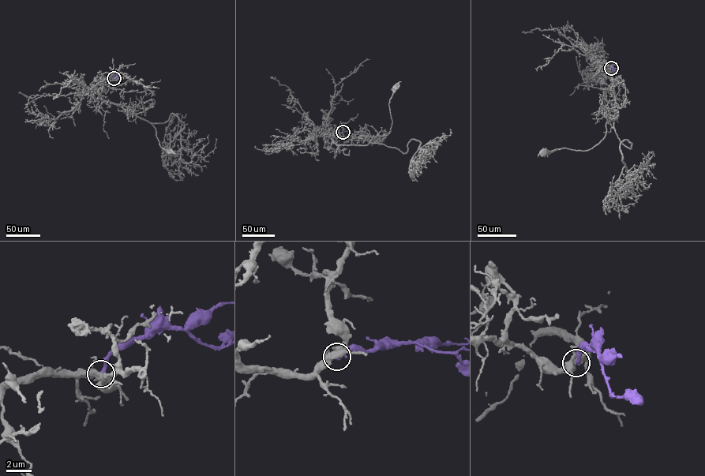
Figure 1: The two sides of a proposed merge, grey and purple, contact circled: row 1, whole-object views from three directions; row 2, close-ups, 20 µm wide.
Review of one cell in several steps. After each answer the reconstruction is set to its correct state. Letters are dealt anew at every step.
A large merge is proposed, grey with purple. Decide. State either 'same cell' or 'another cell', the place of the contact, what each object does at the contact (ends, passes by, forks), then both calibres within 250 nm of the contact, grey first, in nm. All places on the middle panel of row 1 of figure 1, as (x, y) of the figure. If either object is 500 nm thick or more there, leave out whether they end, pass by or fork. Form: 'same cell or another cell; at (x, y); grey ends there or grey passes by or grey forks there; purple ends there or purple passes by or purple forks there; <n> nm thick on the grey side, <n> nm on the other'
same cell; at (343, 132); grey forks there; purple ends there; 420 nm thick on the grey side, 300 nm on the other

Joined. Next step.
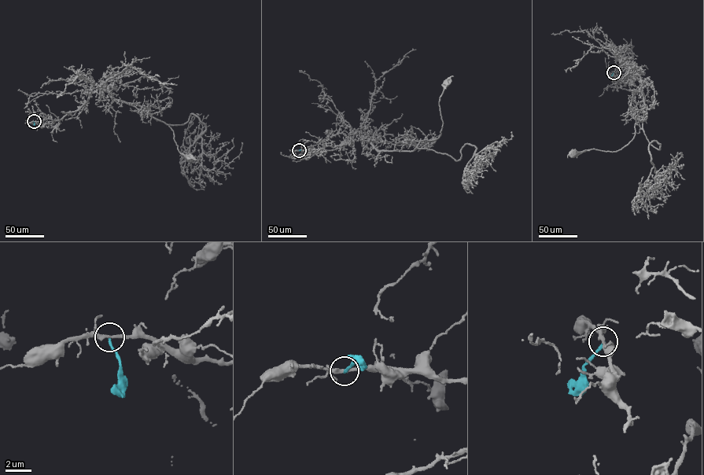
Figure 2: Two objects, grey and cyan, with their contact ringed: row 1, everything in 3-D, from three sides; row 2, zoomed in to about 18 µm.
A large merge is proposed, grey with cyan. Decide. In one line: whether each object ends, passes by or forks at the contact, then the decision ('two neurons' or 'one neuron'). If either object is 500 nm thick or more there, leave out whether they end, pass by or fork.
grey passes by; cyan ends there; two neurons

